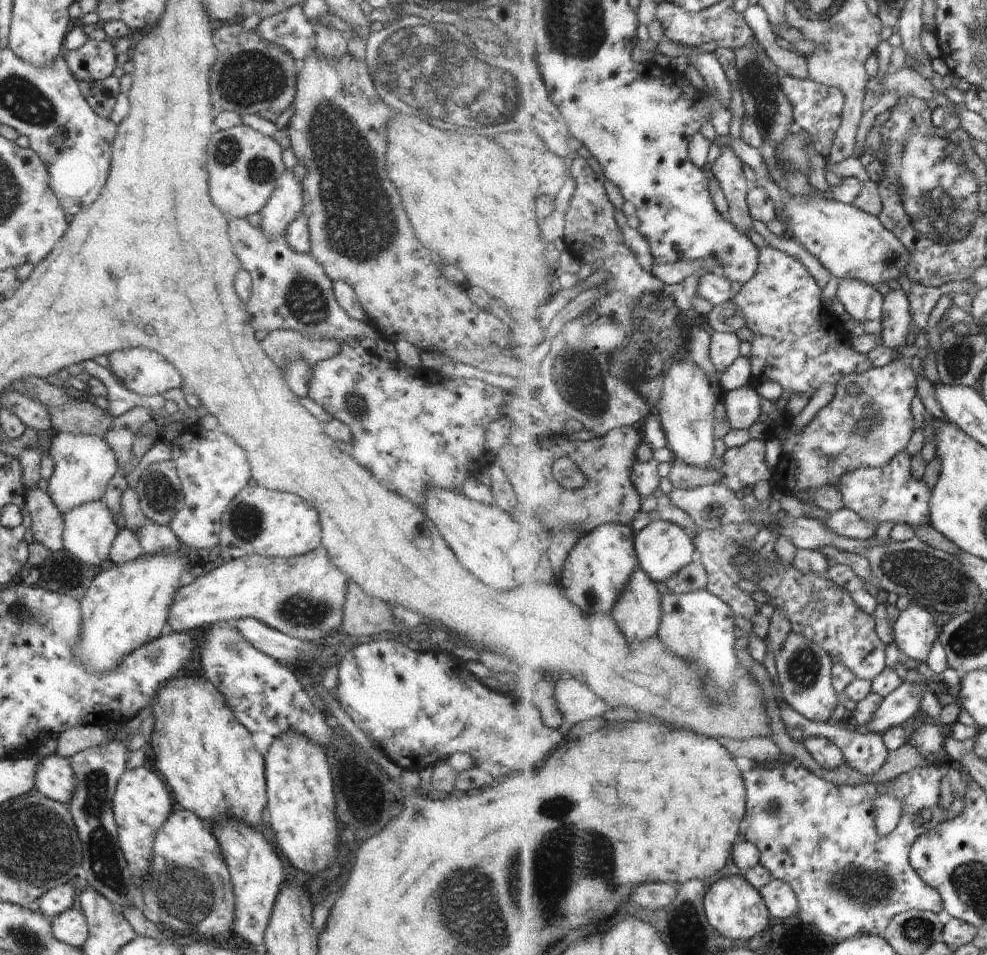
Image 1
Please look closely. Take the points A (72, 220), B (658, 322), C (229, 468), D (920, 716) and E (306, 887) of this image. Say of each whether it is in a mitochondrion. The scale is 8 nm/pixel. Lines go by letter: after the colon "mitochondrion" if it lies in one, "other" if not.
A: other
B: mitochondrion
C: other
D: other
E: other

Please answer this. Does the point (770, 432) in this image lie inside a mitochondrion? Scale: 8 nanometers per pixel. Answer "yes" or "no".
no

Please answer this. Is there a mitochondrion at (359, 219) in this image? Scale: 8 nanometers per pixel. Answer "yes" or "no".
yes

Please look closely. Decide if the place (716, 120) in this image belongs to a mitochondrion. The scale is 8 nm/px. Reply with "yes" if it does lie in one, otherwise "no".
no

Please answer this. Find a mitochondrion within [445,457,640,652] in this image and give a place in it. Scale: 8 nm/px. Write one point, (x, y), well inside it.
(594, 601)

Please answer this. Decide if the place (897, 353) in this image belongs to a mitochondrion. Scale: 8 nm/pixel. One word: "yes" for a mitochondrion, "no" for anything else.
no

